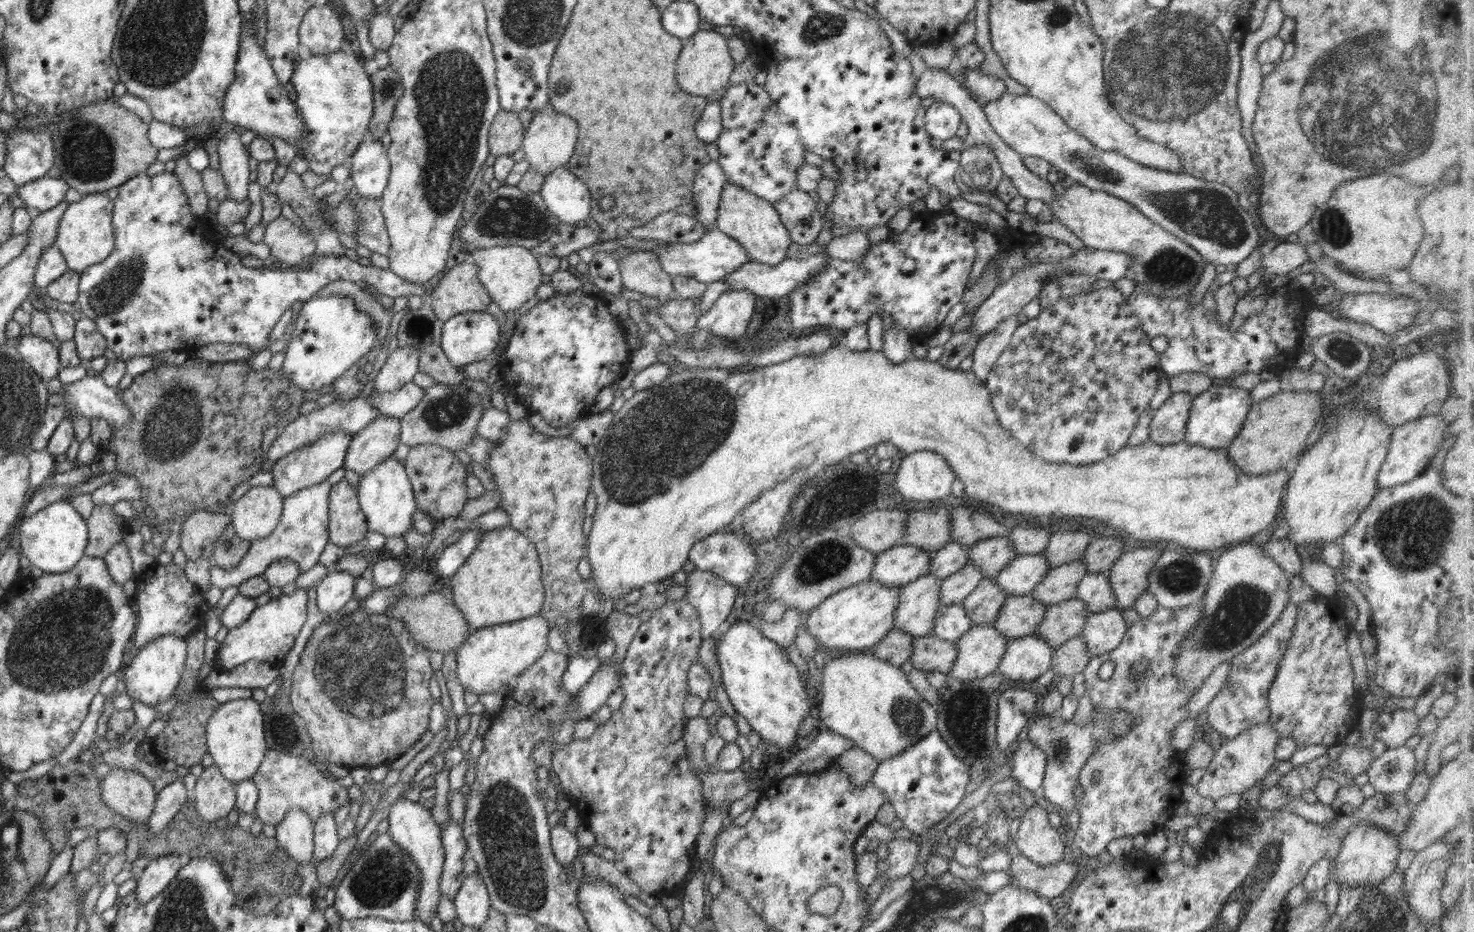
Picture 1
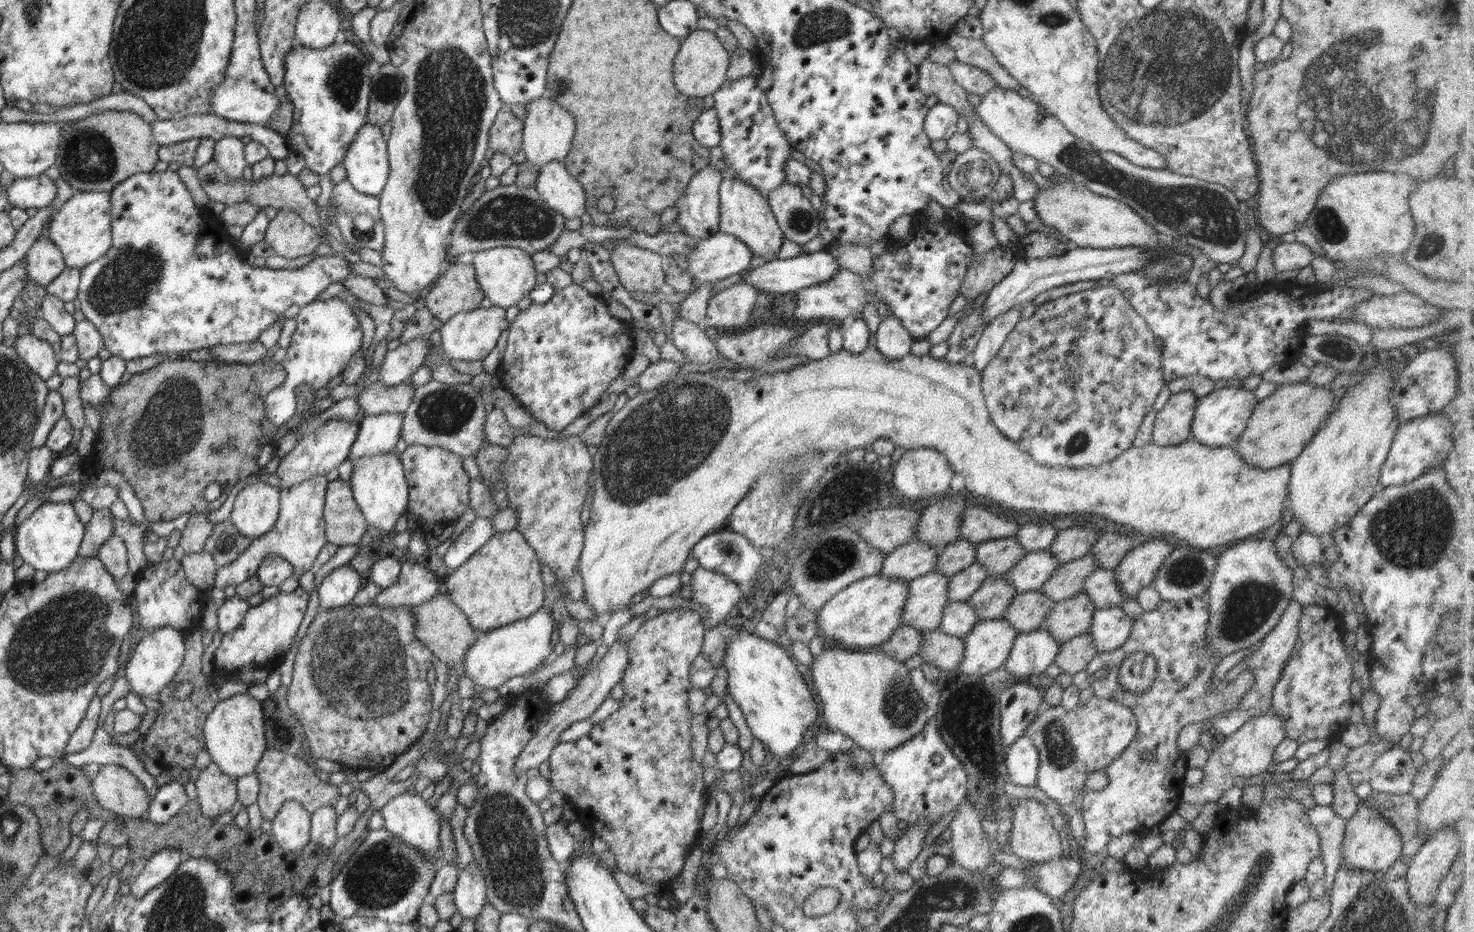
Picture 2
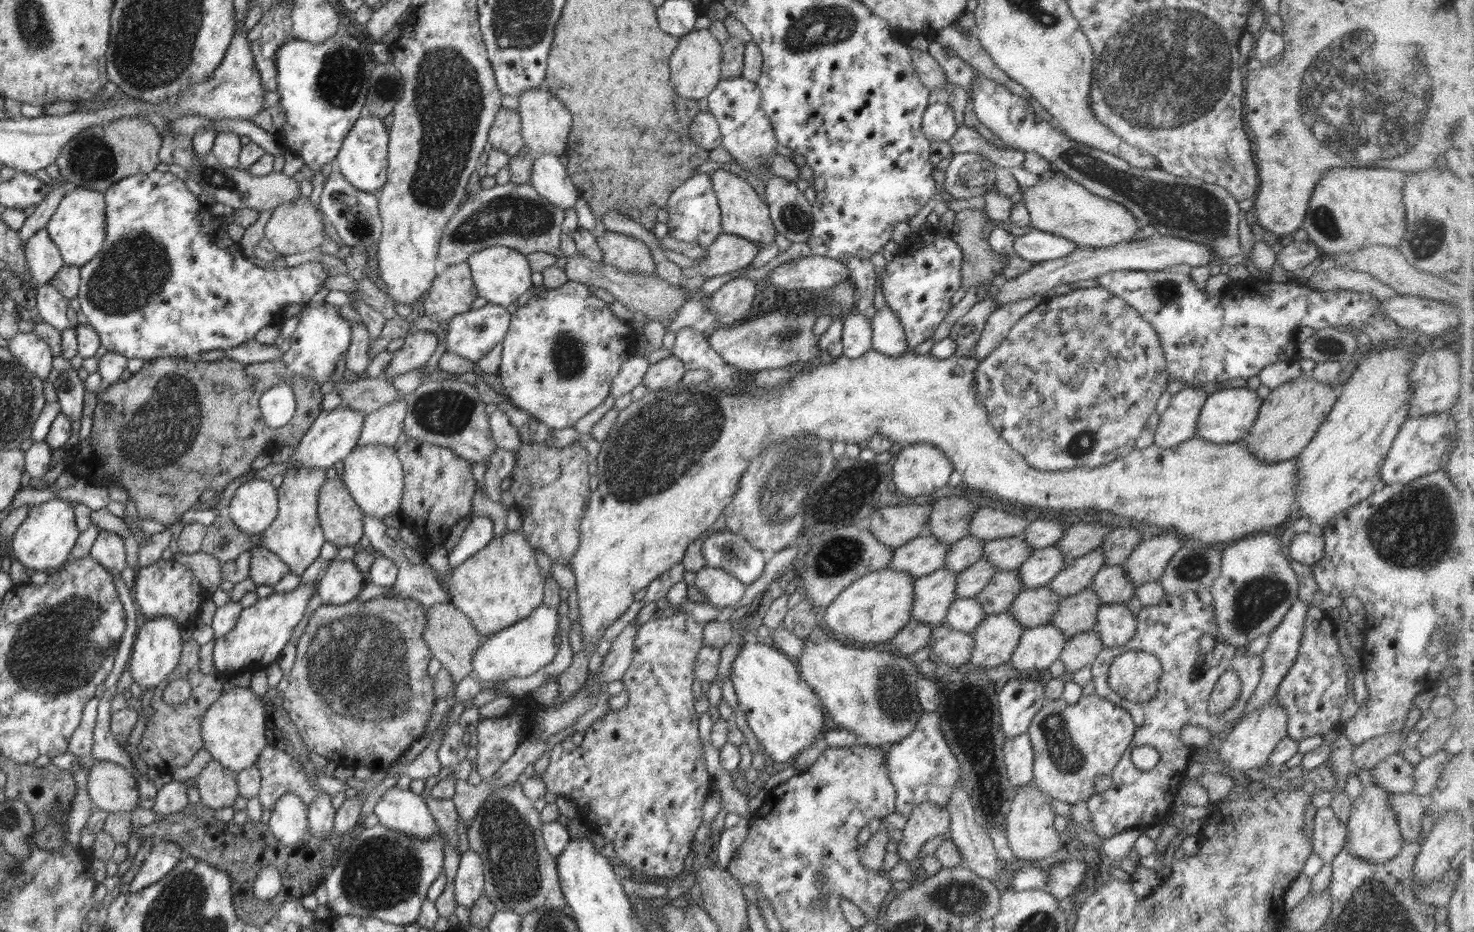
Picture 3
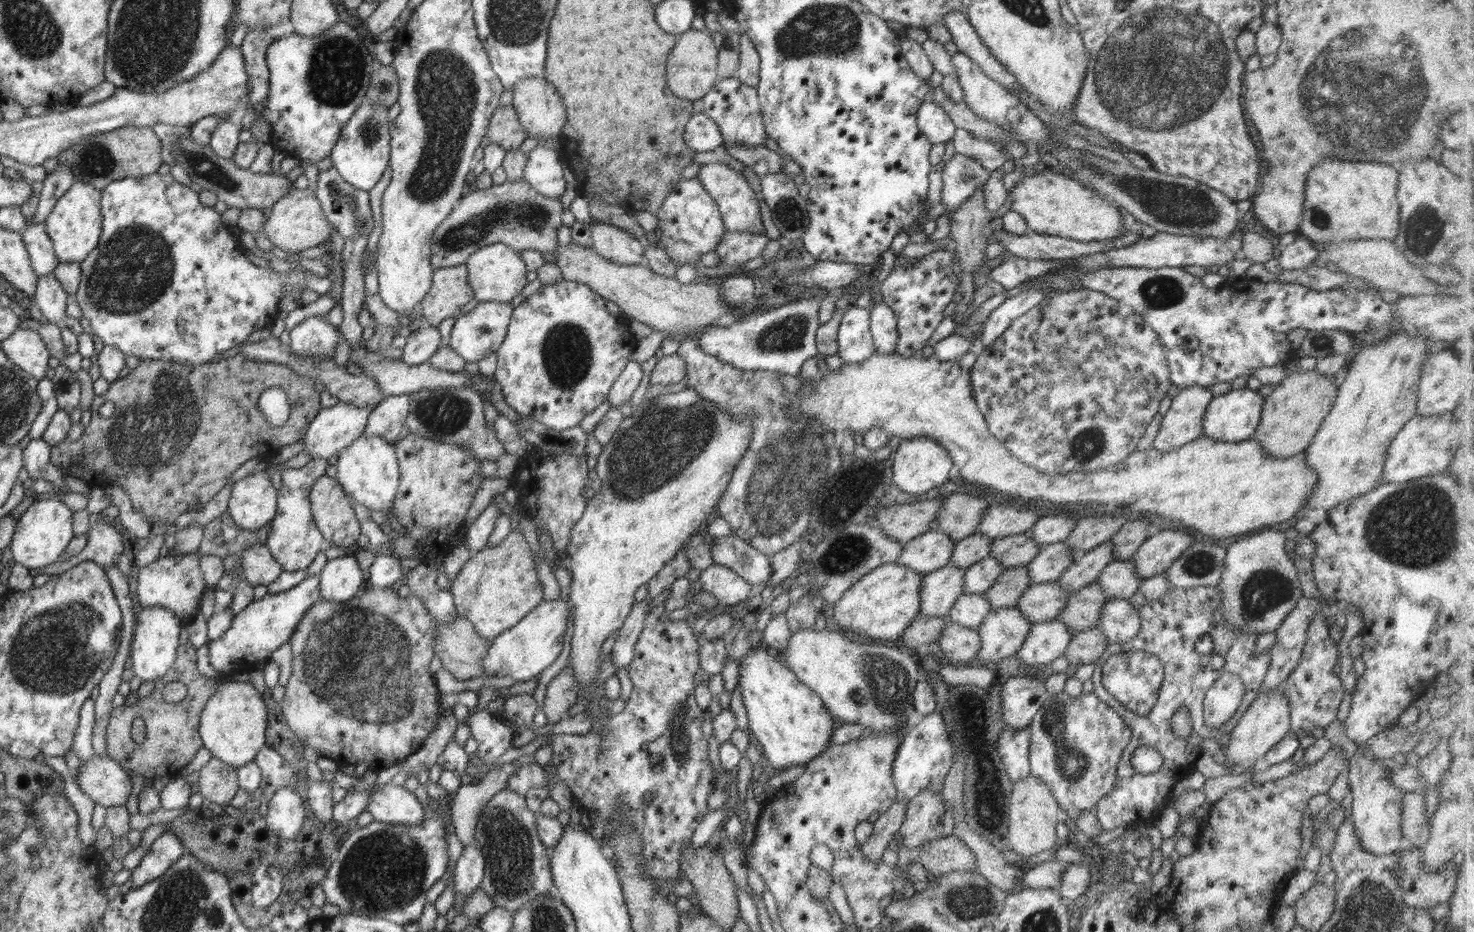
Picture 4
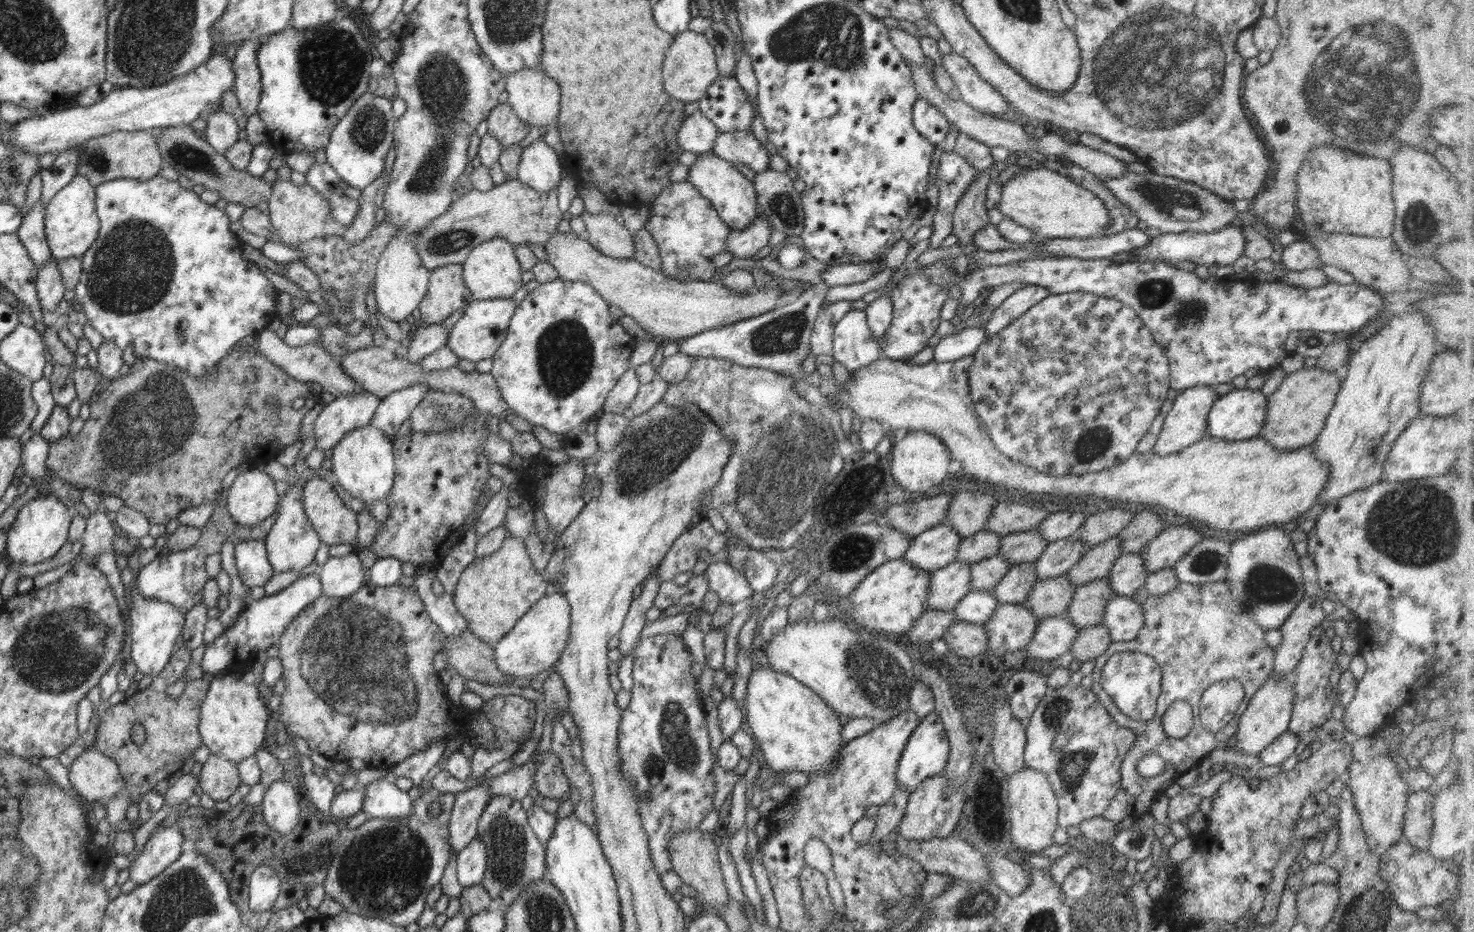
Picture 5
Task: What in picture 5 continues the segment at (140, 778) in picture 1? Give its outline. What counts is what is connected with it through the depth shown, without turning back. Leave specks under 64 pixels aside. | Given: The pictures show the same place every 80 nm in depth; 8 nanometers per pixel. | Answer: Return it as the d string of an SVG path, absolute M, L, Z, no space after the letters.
M94 748L81 753L69 769L70 784L90 802L109 801L125 782L115 760Z

